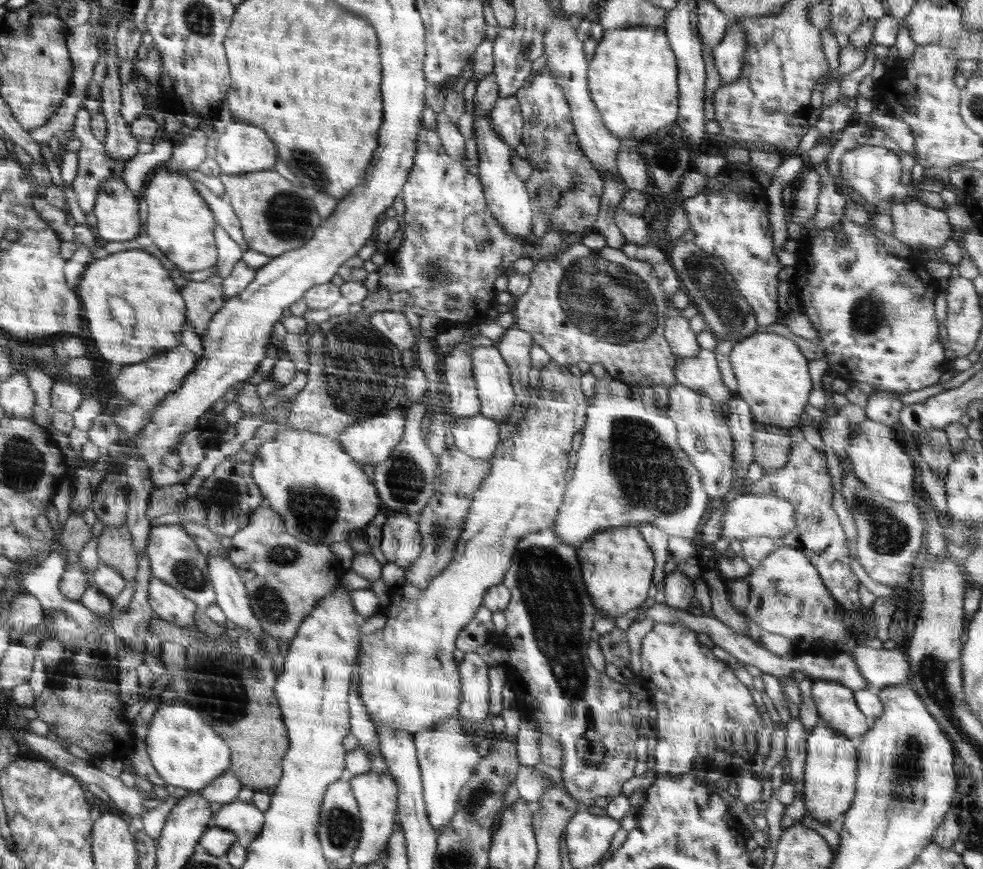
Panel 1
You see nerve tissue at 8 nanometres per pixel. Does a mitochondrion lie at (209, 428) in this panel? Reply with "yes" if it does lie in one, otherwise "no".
no

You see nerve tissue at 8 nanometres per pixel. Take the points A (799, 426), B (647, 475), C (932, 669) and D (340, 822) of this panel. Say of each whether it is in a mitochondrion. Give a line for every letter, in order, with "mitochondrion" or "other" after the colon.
A: other
B: mitochondrion
C: mitochondrion
D: mitochondrion

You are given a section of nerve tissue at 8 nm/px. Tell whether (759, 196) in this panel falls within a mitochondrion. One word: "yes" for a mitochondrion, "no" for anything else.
no

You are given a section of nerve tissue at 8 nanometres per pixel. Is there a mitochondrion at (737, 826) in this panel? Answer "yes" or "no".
no

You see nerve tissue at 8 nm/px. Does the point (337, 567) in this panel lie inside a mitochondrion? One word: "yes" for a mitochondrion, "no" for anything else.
no

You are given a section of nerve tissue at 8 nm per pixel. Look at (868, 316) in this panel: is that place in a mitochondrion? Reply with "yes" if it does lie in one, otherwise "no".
yes

